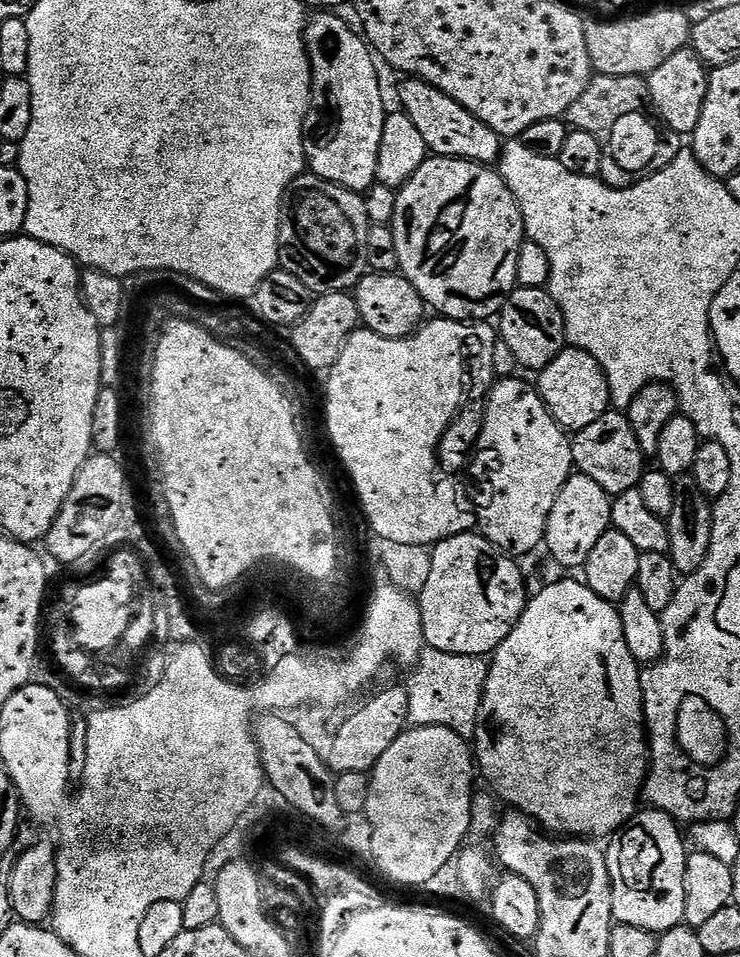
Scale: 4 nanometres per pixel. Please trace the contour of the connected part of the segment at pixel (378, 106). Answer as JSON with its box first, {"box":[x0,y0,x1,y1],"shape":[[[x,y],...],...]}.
{"box":[304,14,384,193],"shape":[[[316,14],[306,28],[308,60],[312,64],[312,107],[304,133],[304,159],[311,175],[351,192],[365,193],[377,183],[378,150],[382,146],[384,92],[380,89],[377,57],[369,43],[355,27],[351,28],[340,14]]]}

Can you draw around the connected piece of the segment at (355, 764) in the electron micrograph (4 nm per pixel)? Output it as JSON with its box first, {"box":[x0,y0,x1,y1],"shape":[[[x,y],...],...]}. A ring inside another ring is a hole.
{"box":[328,688,409,774],"shape":[[[388,688],[380,692],[369,704],[364,704],[340,729],[335,729],[332,749],[328,757],[328,767],[333,773],[354,774],[355,772],[371,773],[372,767],[394,746],[394,742],[409,727],[408,722],[408,688]]]}

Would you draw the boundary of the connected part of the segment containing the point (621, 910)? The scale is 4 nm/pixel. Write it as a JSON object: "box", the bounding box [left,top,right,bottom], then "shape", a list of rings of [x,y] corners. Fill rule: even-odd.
{"box":[607,811,689,934],"shape":[[[637,811],[630,823],[607,845],[608,873],[612,879],[612,919],[657,934],[679,928],[686,914],[686,862],[689,849],[680,837],[681,825],[665,812]]]}

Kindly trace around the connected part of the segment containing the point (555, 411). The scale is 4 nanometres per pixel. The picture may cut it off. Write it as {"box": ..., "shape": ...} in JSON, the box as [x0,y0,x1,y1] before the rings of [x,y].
{"box":[538,346,609,433],"shape":[[[571,346],[565,347],[564,352],[558,354],[558,358],[554,358],[554,362],[550,362],[550,366],[546,366],[539,376],[538,391],[544,399],[544,405],[560,427],[569,433],[581,432],[590,426],[590,422],[598,422],[598,418],[609,411],[608,383],[604,371],[590,354]]]}

